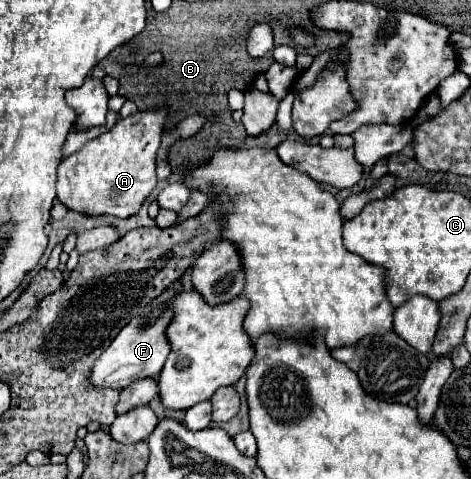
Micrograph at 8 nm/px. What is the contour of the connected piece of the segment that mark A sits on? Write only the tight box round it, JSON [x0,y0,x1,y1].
[57,105,169,215]

